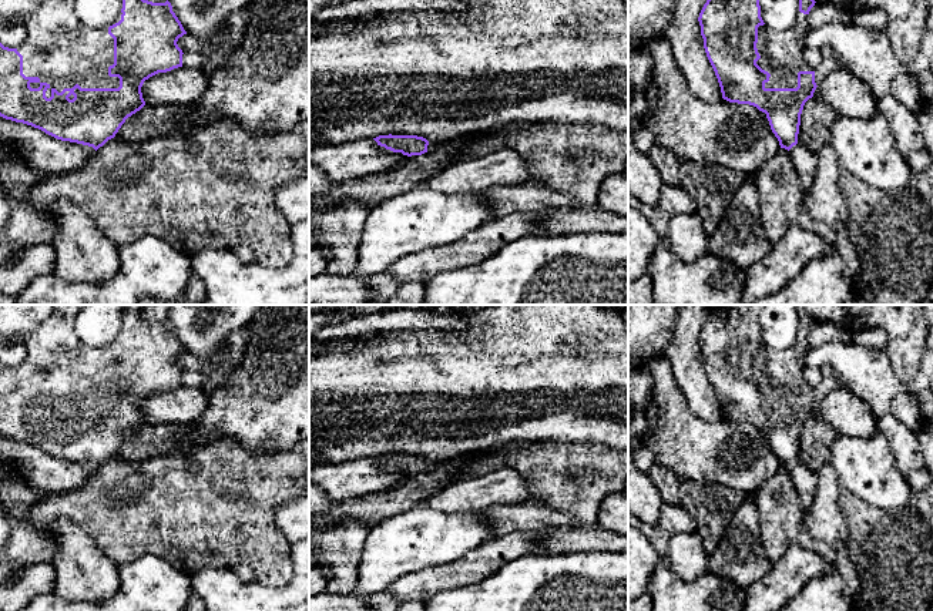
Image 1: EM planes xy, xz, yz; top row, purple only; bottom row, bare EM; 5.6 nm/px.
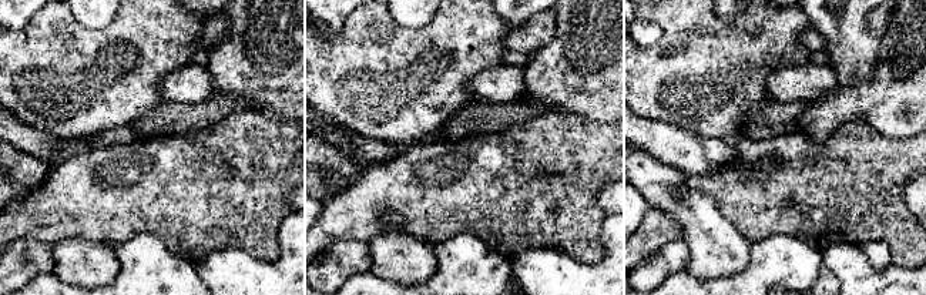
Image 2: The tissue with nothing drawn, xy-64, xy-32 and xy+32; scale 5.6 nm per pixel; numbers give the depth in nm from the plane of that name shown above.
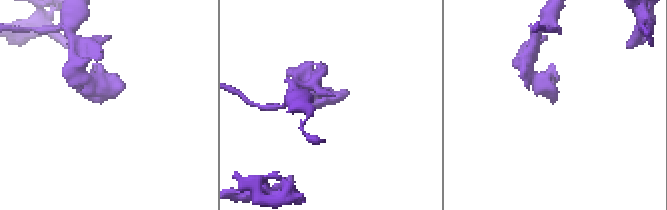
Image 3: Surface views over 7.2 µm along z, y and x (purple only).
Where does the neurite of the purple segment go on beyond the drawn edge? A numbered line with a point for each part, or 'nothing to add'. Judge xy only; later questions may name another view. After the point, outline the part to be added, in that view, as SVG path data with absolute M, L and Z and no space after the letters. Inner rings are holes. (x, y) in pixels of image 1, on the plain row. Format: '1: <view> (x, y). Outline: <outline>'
1: xy (60, 369). Outline: M56 305L38 328L19 338L27 349L26 359L17 367L23 375L23 393L40 397L38 402L30 402L30 406L38 407L41 402L47 402L47 417L51 416L53 407L61 412L75 403L81 407L118 407L120 397L108 395L108 386L114 383L114 357L108 348L84 345L75 333L75 316L63 316L61 308L63 305Z

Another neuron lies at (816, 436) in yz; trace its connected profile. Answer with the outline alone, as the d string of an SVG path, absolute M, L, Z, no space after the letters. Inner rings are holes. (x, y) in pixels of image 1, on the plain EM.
M809 417L801 433L798 463L818 473L825 463L830 461L832 442L838 436L826 422Z

